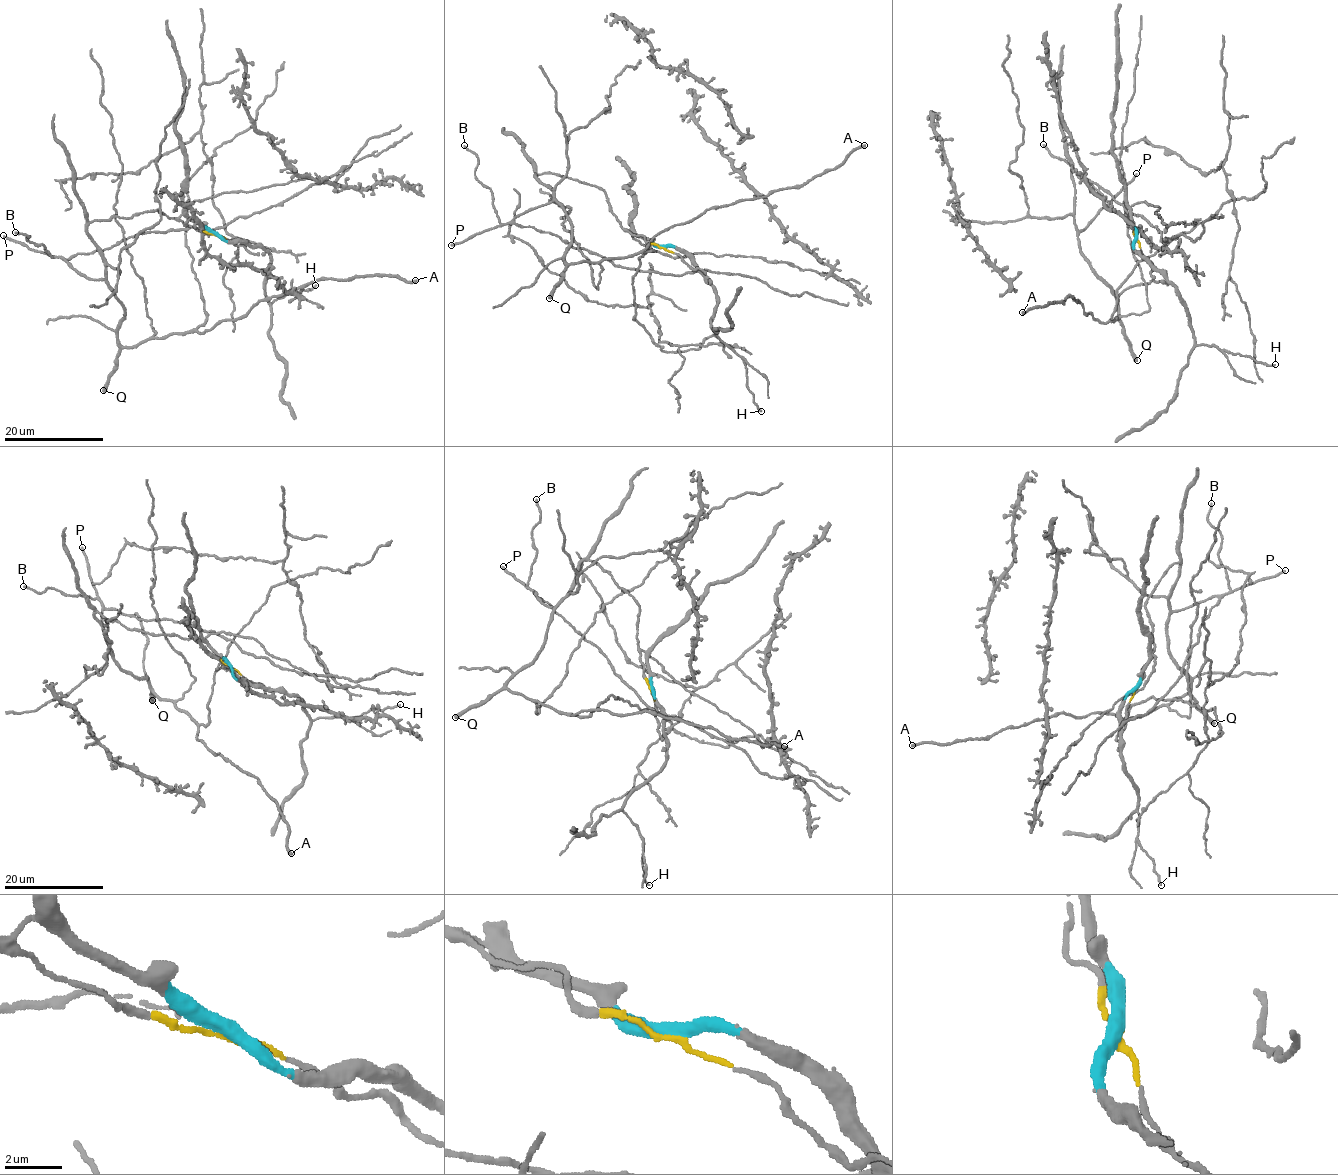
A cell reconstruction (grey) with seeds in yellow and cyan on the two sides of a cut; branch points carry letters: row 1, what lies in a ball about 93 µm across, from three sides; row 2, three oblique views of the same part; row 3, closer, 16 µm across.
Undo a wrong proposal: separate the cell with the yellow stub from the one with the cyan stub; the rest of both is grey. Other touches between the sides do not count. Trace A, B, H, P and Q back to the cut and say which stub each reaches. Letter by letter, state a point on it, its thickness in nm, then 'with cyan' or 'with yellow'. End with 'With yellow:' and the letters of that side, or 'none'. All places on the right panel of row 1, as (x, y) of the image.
A: place (1022, 312); calibre 320 nm; with yellow
B: place (1043, 144); calibre 200 nm; with yellow
H: place (1275, 364); calibre 140 nm; with cyan
P: place (1136, 173); calibre 220 nm; with yellow
Q: place (1137, 360); calibre 480 nm; with yellow
With yellow: A, B, P, Q

